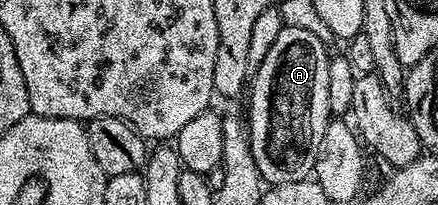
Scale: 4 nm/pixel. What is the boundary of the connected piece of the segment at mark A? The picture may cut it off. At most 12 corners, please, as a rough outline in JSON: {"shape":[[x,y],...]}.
{"shape":[[286,25],[247,89],[262,182],[313,173],[330,50]]}

